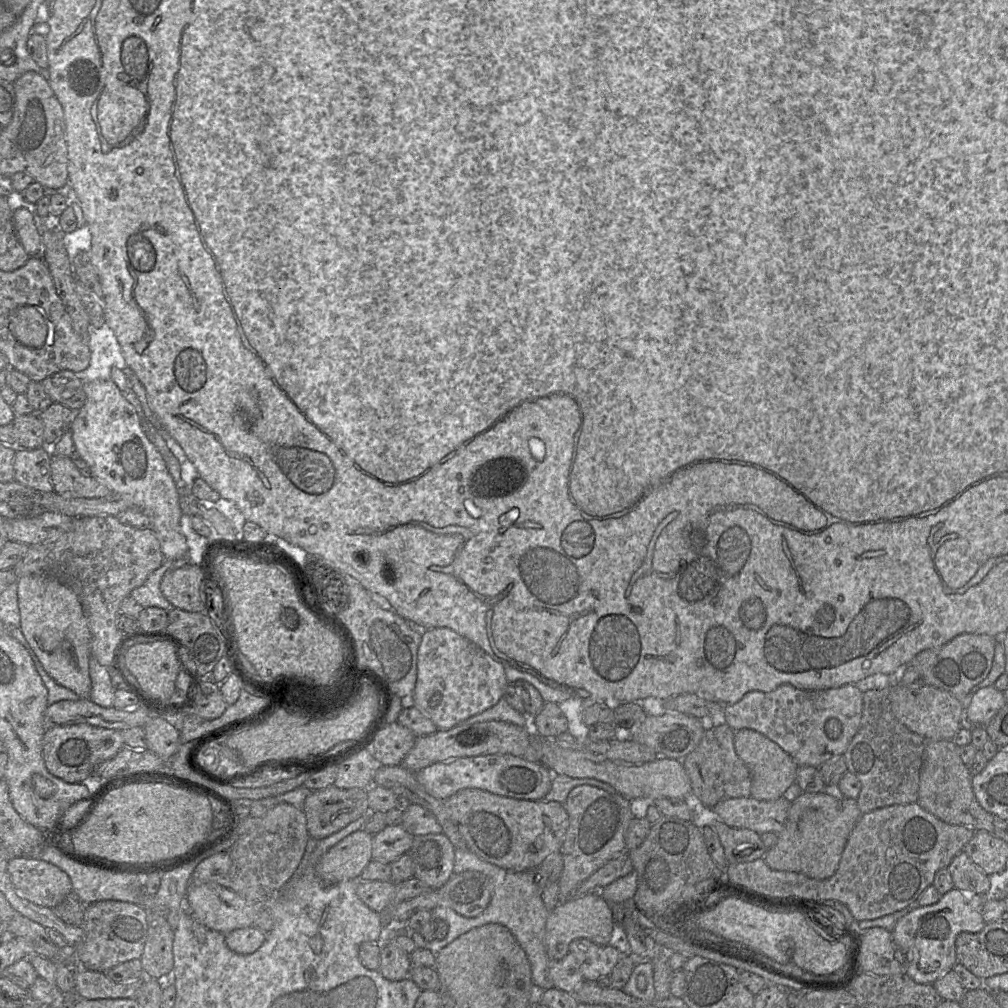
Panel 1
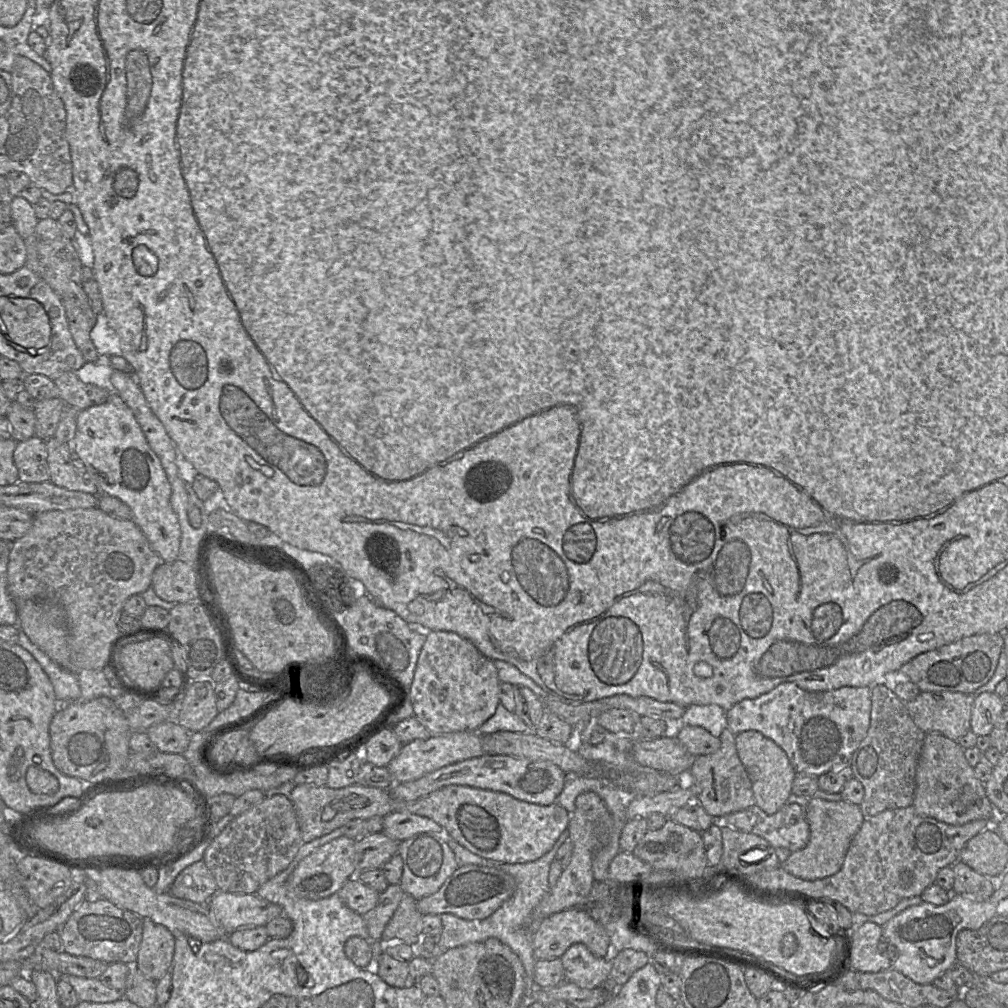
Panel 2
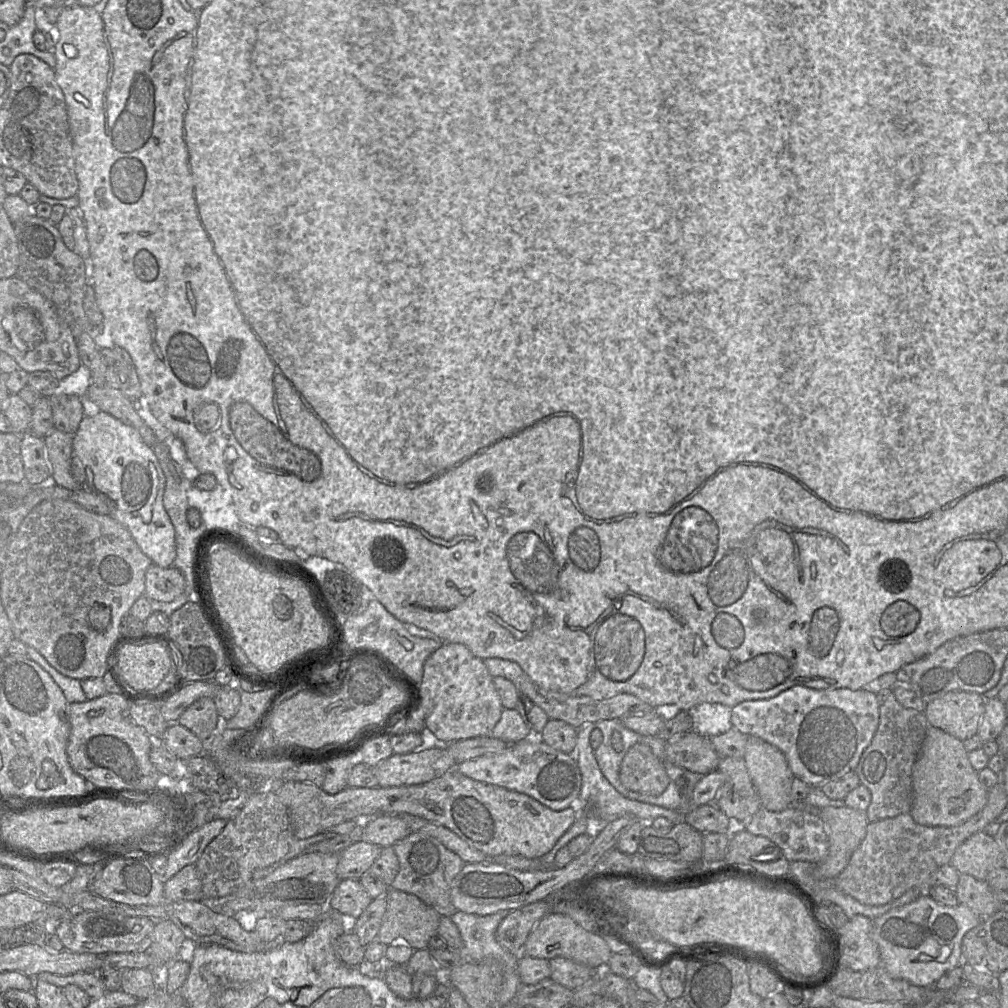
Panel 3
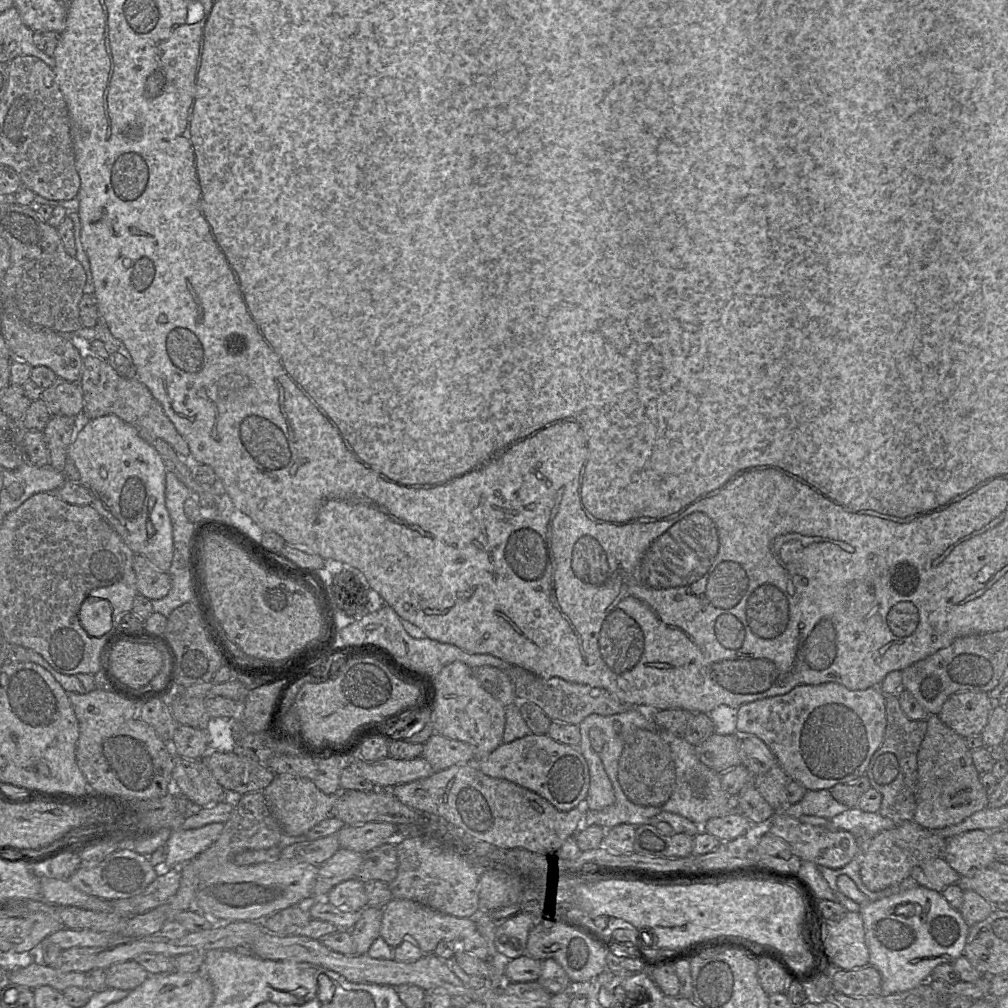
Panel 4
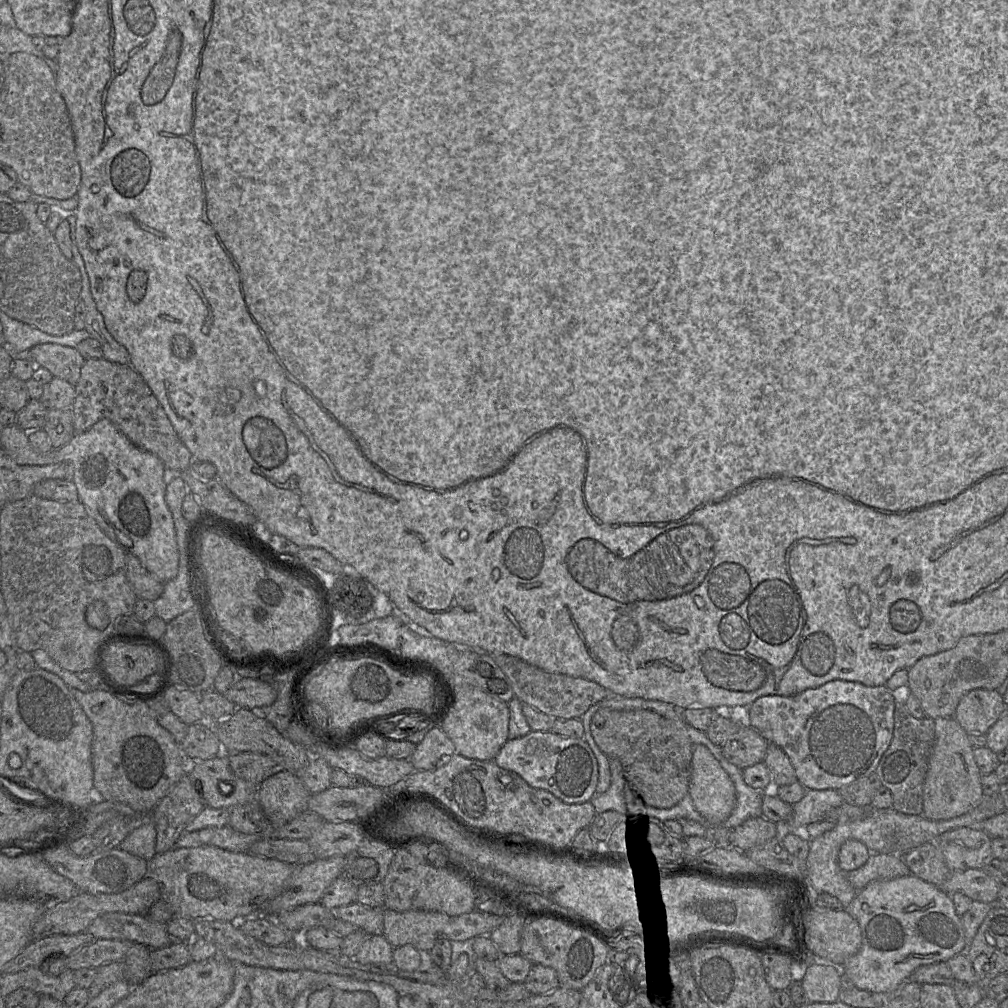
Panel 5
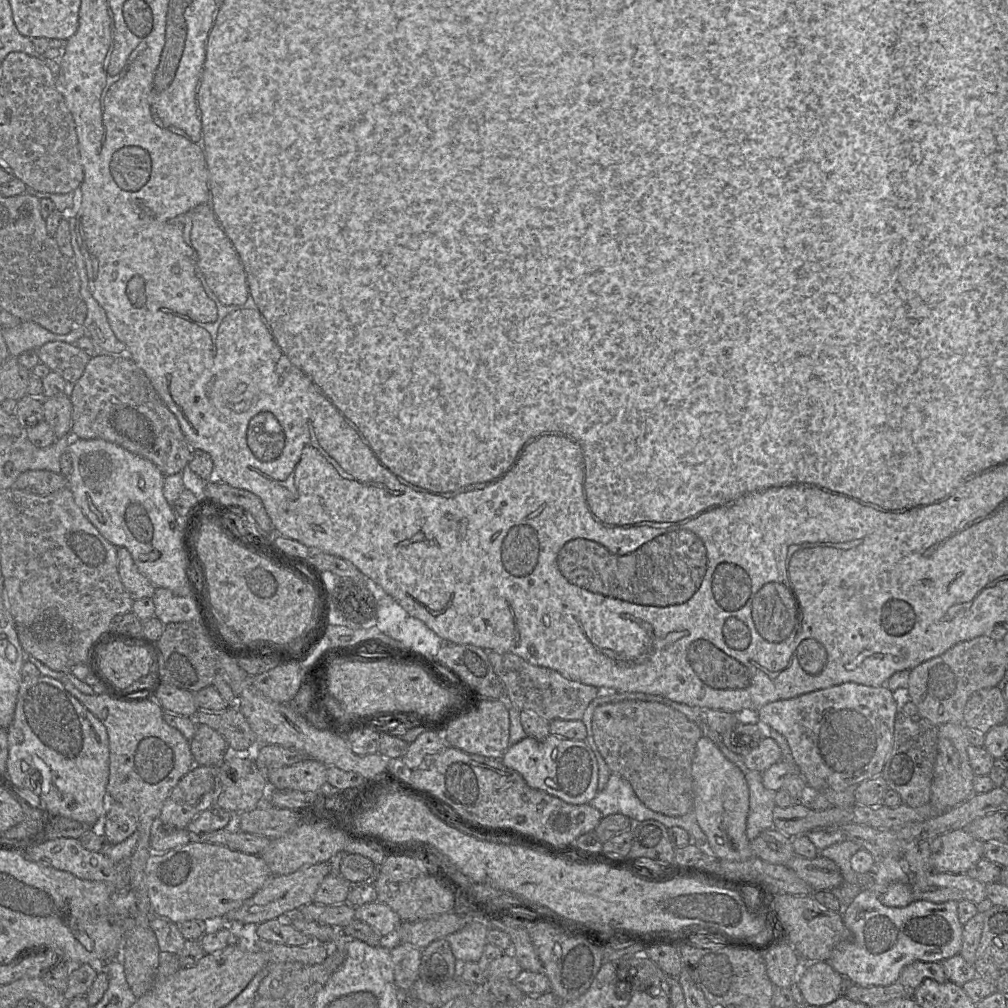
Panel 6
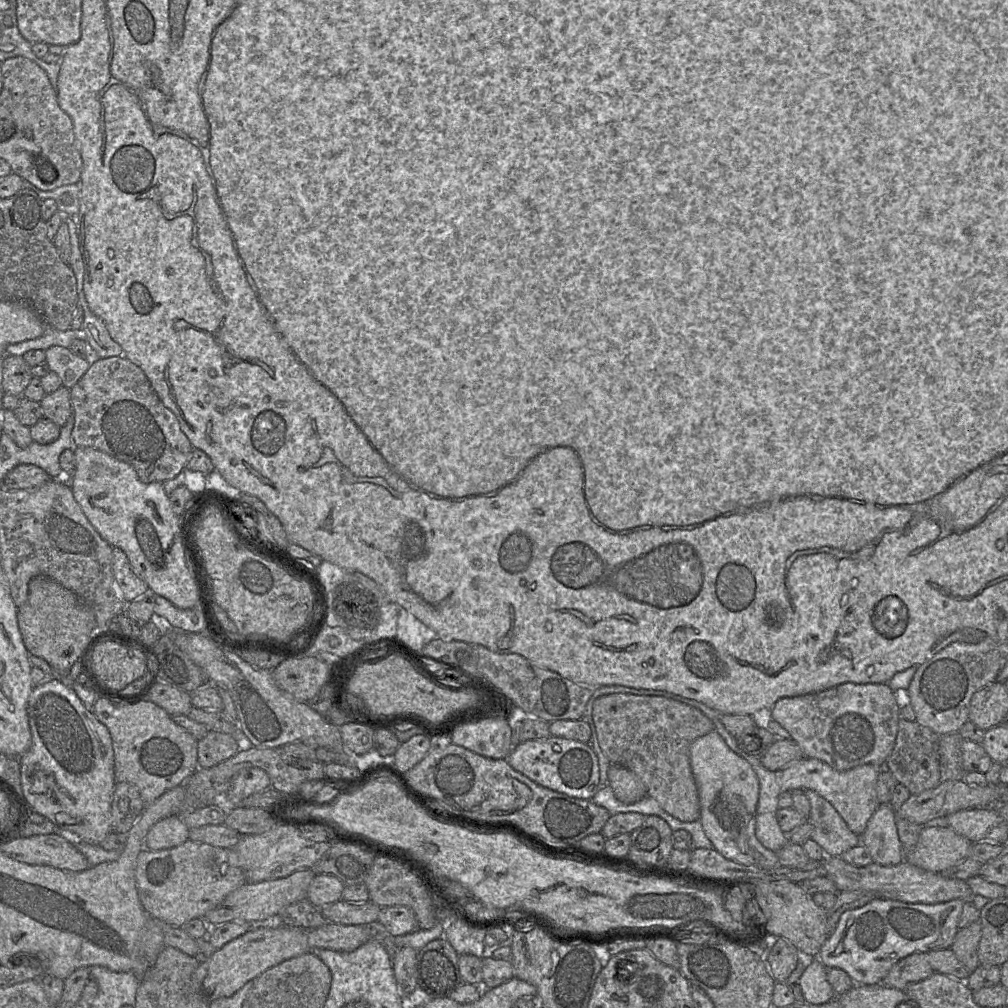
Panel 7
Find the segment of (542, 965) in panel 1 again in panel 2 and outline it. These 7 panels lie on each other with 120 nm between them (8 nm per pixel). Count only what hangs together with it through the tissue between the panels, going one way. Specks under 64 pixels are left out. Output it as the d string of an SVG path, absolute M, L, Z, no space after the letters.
M566 829L548 853L536 861L518 864L500 863L494 860L482 858L468 851L453 839L447 838L447 843L455 855L458 866L478 865L497 868L498 870L513 876L516 882L516 889L509 899L503 902L497 910L484 919L465 920L453 914L441 914L440 918L442 922L442 933L439 943L435 945L432 952L429 952L422 947L420 941L418 946L415 947L416 953L428 960L433 961L435 959L430 955L439 955L441 949L442 951L447 951L448 949L469 943L483 942L488 938L497 938L503 944L510 947L522 962L525 970L524 996L530 996L532 994L533 987L535 986L533 975L536 960L534 958L532 948L532 938L536 931L535 909L550 890L548 884L550 865L555 859L558 849L565 841L568 840L568 838L569 834Z

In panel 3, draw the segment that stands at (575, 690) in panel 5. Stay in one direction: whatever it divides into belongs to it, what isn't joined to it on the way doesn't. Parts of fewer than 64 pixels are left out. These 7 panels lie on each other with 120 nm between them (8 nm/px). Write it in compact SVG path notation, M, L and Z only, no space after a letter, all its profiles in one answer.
M525 673L513 682L520 694L527 696L547 714L549 719L562 720L574 728L580 728L583 724L597 722L599 720L623 719L627 716L648 713L655 709L638 697L621 693L610 698L596 700L589 696L569 696L555 691L546 690L539 687Z

